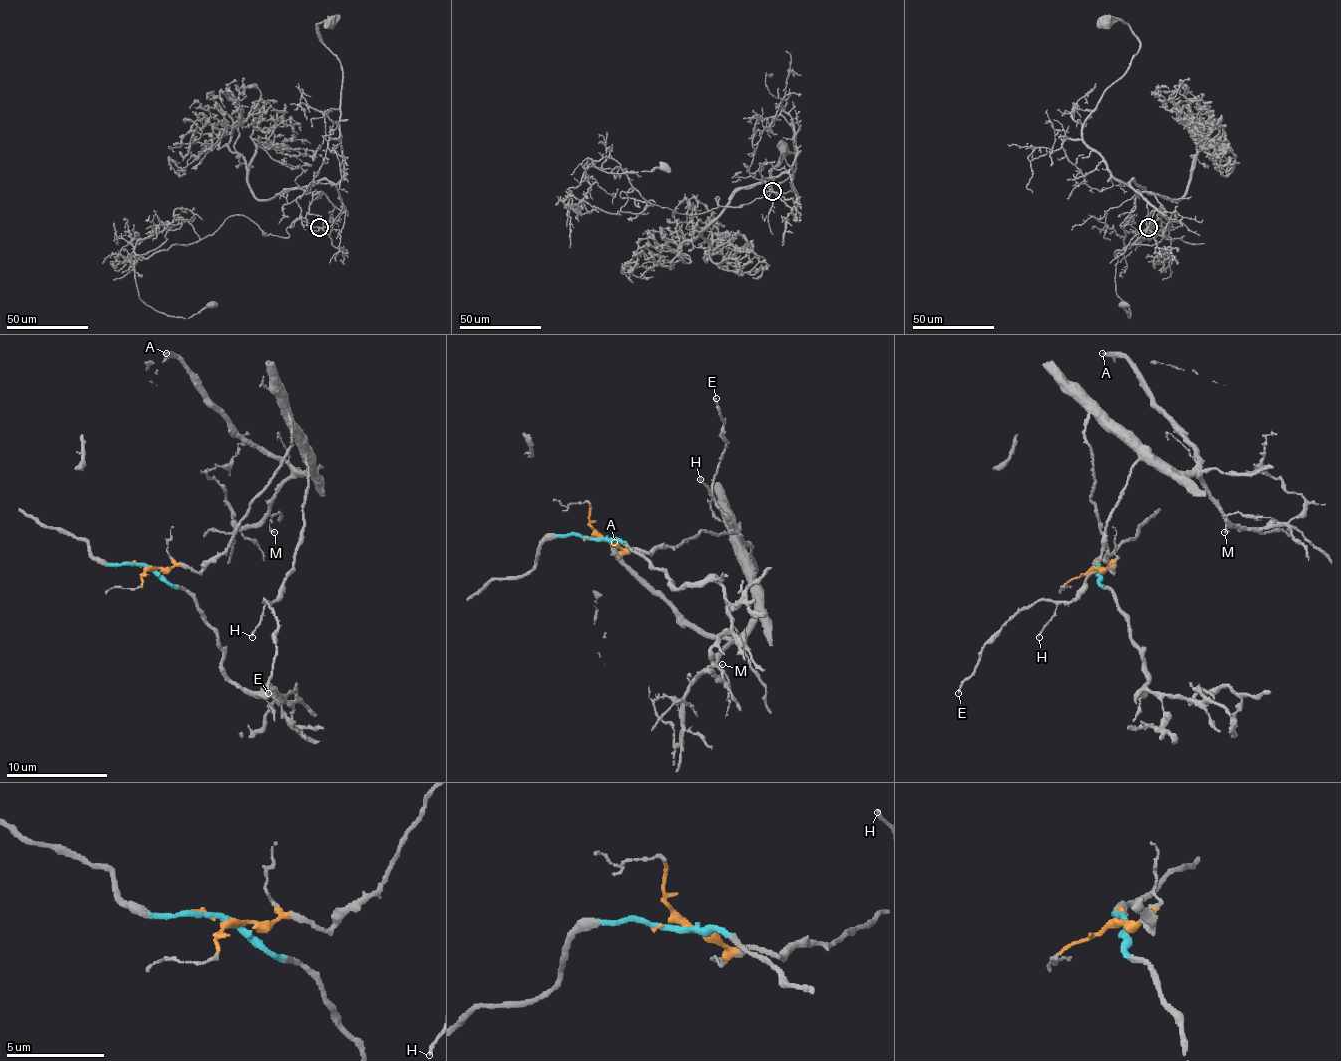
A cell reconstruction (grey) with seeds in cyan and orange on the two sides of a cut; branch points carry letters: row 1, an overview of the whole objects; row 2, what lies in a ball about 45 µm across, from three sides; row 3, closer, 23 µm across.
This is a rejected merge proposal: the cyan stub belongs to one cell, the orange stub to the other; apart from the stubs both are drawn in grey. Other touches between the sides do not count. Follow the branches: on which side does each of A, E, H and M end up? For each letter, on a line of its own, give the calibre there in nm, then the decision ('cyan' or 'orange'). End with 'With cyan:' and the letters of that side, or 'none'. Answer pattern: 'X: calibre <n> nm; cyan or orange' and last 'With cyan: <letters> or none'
A: calibre 300 nm; orange
E: calibre 190 nm; orange
H: calibre 150 nm; orange
M: calibre 130 nm; orange
With cyan: none

